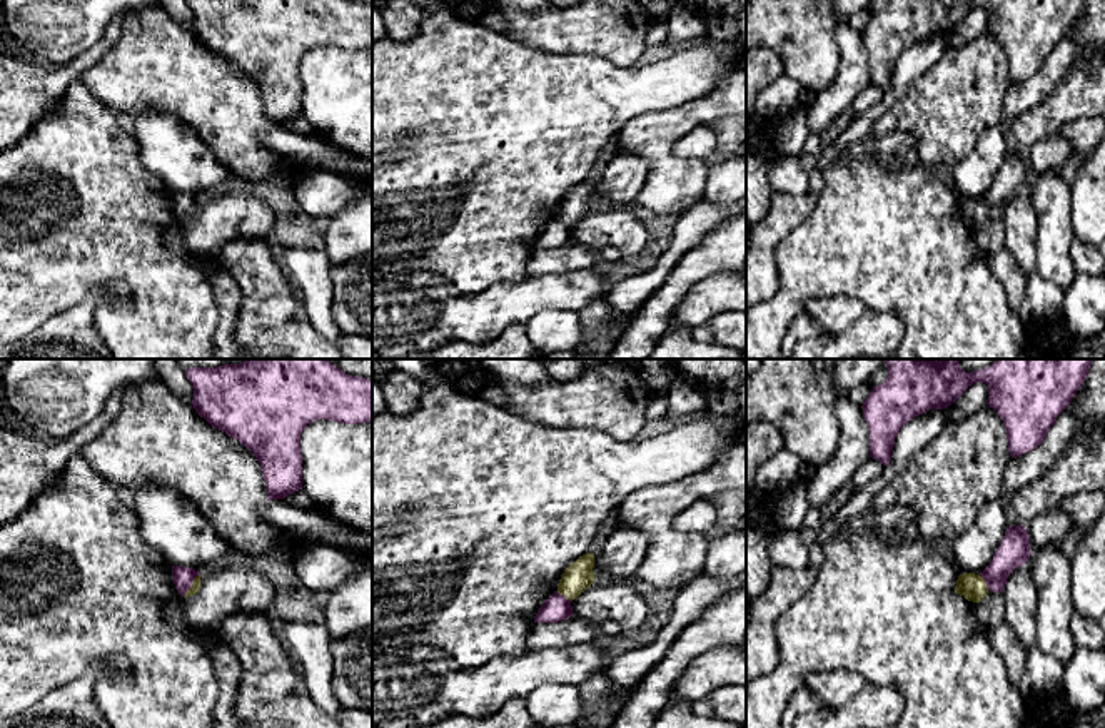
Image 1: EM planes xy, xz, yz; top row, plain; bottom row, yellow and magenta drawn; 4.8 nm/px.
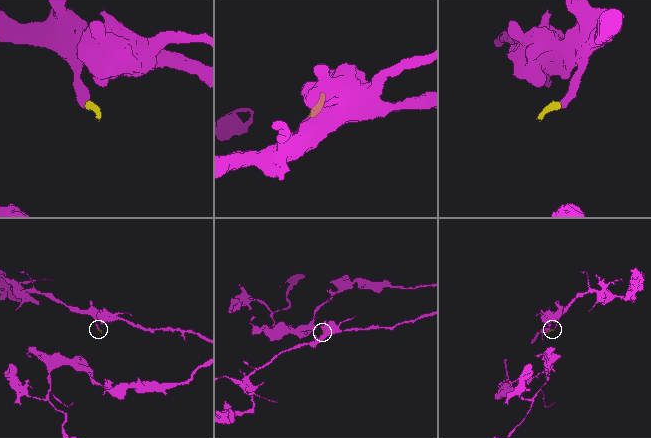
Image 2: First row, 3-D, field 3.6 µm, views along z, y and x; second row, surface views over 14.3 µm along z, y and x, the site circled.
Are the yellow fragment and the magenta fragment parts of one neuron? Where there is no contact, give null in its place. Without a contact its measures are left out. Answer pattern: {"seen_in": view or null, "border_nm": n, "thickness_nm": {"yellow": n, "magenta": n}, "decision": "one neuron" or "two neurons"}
{"seen_in": "xy", "border_nm": 130, "thickness_nm": {"yellow": 50, "magenta": 100}, "decision": "two neurons"}

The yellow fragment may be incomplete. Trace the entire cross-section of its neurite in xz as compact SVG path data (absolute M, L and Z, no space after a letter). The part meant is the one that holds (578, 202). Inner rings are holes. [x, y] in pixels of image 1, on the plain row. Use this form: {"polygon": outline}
{"polygon": "M583 180L571 189L561 200L558 219L573 227L594 207L594 180Z"}

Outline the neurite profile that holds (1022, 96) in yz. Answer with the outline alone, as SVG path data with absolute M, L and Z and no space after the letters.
M1070 28L1048 55L1040 72L1010 83L1003 100L1003 119L1015 120L1023 112L1038 105L1065 75L1075 57L1075 30Z

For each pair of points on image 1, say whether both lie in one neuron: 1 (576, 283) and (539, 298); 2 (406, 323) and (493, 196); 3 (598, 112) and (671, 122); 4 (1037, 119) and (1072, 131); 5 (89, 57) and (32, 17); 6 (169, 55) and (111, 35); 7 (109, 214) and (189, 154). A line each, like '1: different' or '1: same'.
1: same
2: different
3: different
4: different
5: different
6: different
7: different

